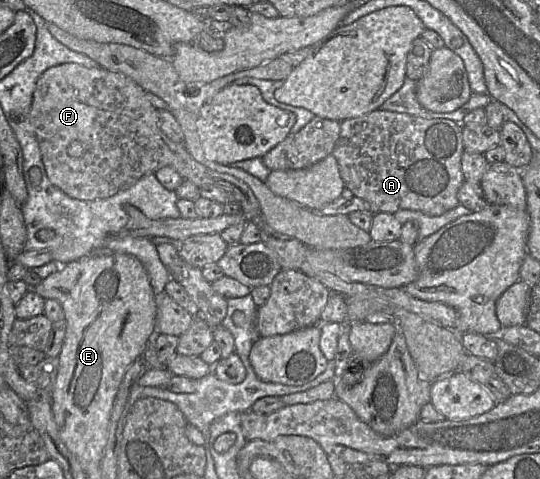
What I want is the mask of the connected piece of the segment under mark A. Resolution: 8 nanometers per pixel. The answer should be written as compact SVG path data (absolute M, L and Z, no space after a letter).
M382 108L341 121L340 135L332 151L346 188L371 203L375 213L394 214L401 209L439 216L459 205L457 193L465 181L461 169L464 153L462 124L450 119L426 119Z

